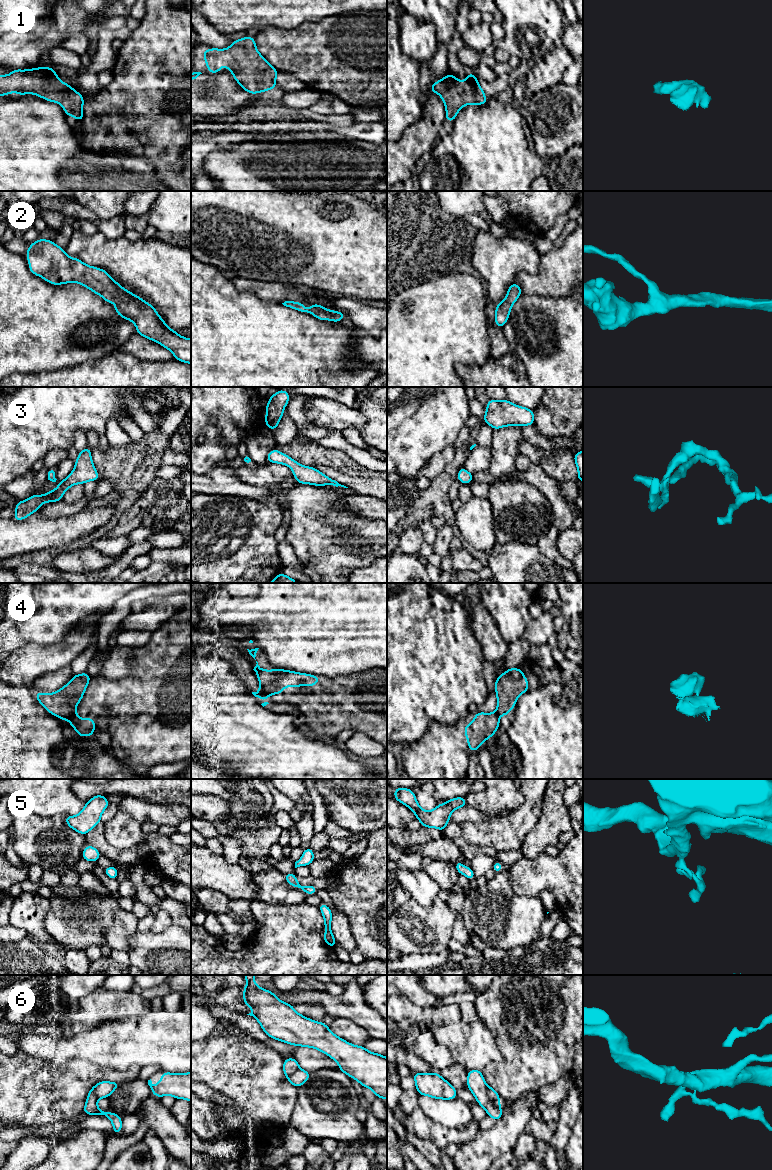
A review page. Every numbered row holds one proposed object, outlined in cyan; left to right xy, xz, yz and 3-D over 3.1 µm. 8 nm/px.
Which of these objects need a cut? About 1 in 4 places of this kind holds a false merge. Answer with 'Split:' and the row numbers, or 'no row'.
Split: 4, 6

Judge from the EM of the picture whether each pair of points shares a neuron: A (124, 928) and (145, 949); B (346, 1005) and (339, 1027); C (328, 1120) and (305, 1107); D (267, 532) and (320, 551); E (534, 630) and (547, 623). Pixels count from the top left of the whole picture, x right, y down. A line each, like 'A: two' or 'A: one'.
A: two
B: two
C: one
D: two
E: one

